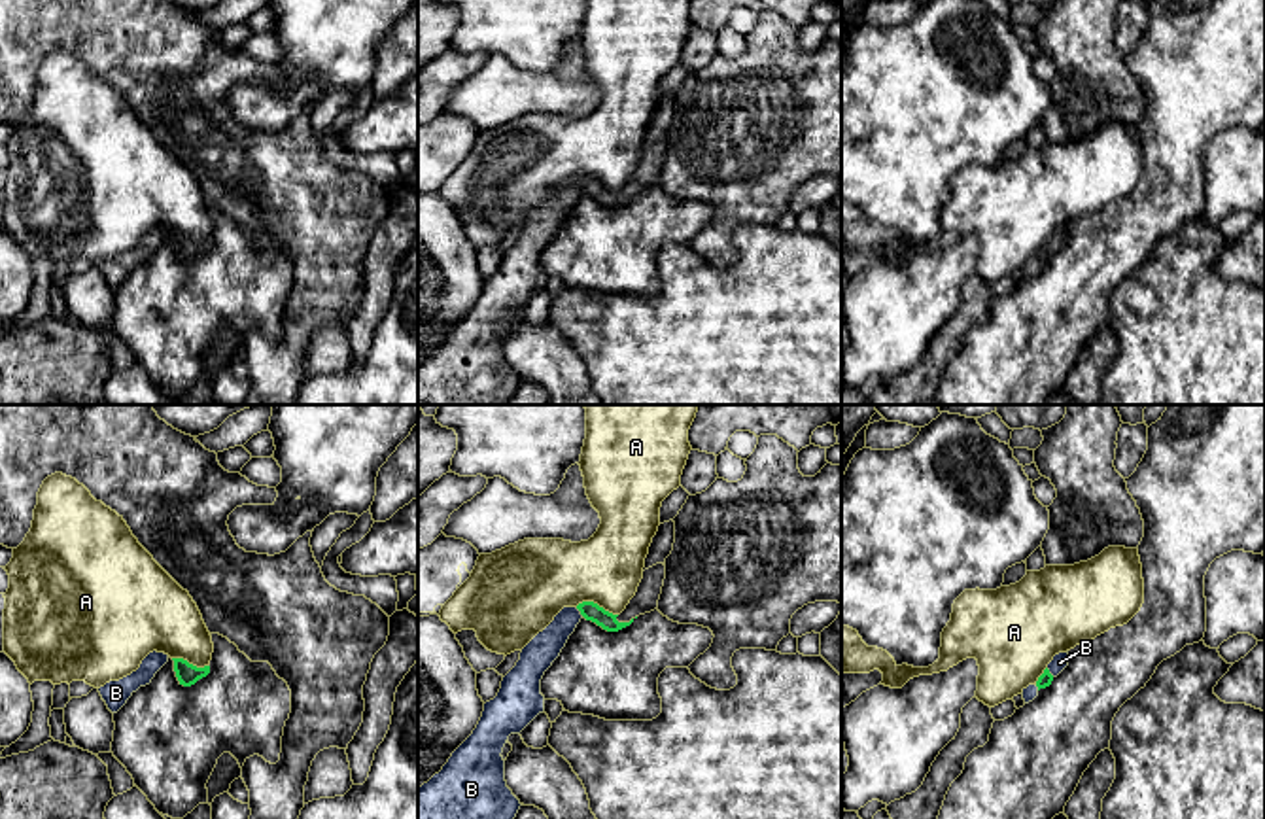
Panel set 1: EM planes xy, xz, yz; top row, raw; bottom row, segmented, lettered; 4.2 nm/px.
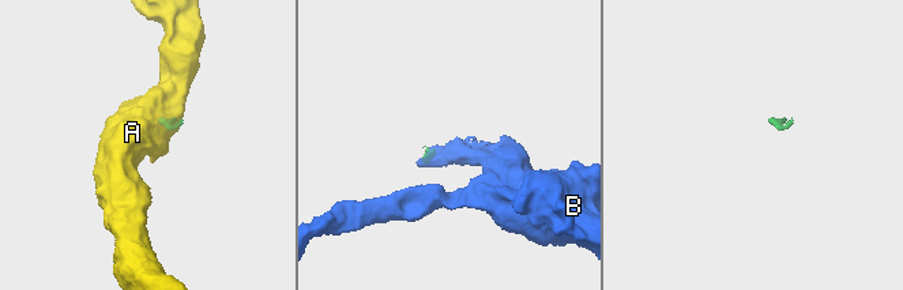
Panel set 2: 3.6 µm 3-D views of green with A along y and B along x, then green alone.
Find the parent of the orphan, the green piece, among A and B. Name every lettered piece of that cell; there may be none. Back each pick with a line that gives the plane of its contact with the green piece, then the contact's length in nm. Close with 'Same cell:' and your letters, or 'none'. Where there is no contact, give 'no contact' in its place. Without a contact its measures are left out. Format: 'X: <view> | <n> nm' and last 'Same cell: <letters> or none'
B: xz | 50 nm
Same cell: B

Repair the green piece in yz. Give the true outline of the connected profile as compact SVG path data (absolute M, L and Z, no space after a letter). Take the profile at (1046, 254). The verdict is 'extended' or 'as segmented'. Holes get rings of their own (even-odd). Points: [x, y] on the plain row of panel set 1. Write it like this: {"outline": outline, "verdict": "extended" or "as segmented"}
{"outline": "M1068 227L1055 231L1053 236L1044 246L1044 250L1038 253L1038 257L1023 265L1021 270L1025 280L1032 278L1038 272L1040 265L1049 263L1051 257L1068 242L1068 236L1070 236Z", "verdict": "extended"}

